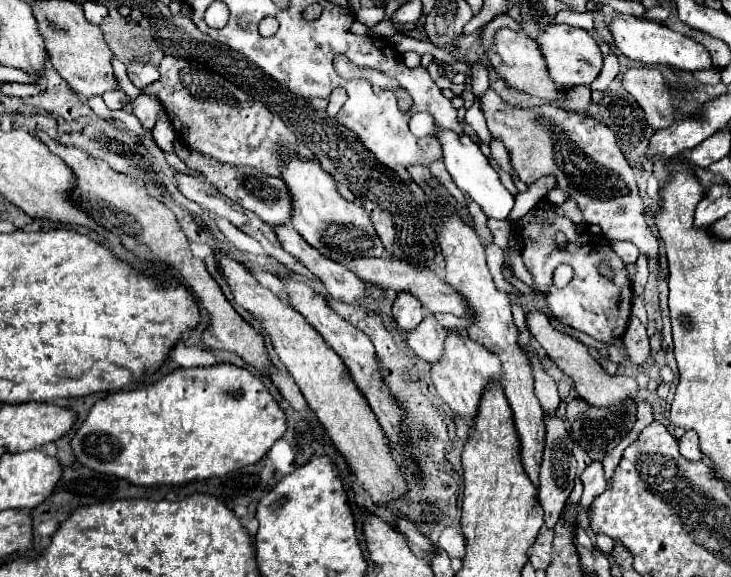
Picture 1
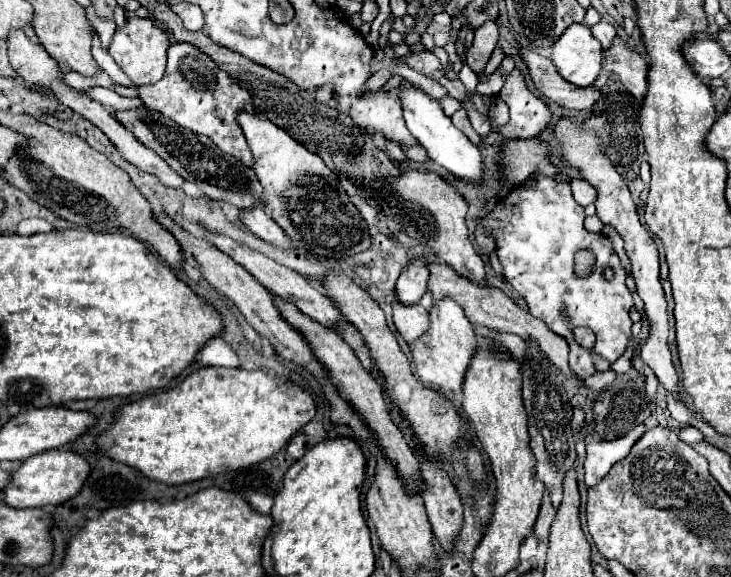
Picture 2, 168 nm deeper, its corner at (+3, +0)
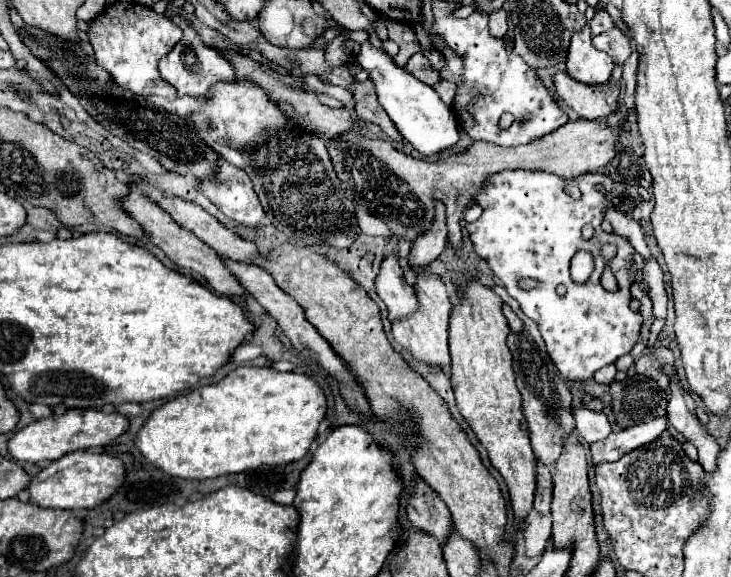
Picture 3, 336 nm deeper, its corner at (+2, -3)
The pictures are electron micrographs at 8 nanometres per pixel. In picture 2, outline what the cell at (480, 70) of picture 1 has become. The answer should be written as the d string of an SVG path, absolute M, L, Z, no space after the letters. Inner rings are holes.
M487 21L483 23L479 29L475 29L475 39L473 39L473 45L467 49L467 65L475 71L475 73L481 73L483 67L487 65L495 45L497 45L497 25L495 21Z

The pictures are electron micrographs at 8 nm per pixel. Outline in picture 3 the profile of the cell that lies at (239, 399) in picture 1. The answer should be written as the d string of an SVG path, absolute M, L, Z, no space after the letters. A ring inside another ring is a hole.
M236 368L218 384L196 388L156 408L140 430L136 446L150 464L166 474L194 480L236 474L258 466L288 464L308 454L318 426L326 416L326 408L328 404L322 388L306 374L278 372L274 368Z

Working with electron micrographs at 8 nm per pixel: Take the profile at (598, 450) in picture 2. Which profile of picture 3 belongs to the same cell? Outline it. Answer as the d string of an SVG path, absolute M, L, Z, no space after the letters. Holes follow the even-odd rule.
M662 416L662 418L654 418L650 422L640 422L638 426L630 426L620 432L612 432L602 442L594 442L594 446L590 446L592 460L594 460L594 464L620 460L626 452L632 452L634 448L640 448L640 446L656 440L666 428L668 428L668 420Z

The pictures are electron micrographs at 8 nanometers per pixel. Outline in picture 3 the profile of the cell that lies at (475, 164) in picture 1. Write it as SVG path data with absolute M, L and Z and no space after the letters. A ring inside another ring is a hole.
M364 42L358 54L360 66L368 72L368 78L376 86L378 102L394 122L396 130L424 156L436 154L444 148L450 148L460 140L458 136L458 122L454 112L440 100L440 96L434 92L432 86L420 82L404 68L396 66L394 60L382 50L372 46L370 42Z

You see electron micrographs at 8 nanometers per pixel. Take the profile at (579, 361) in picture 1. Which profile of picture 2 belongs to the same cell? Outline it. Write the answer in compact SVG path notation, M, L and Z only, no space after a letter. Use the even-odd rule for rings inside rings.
M431 263L429 271L431 271L431 275L429 275L429 291L431 291L435 303L437 303L437 299L451 297L455 303L459 303L463 307L467 319L473 325L485 325L485 327L489 327L493 331L499 331L499 333L515 333L515 335L523 337L527 343L537 345L561 373L565 373L567 377L575 377L569 371L569 359L567 359L569 357L569 345L557 333L549 331L549 327L541 319L533 317L527 309L523 309L515 301L511 301L501 289L497 289L497 287L479 287L479 285L463 279L461 275L457 275L447 265Z

